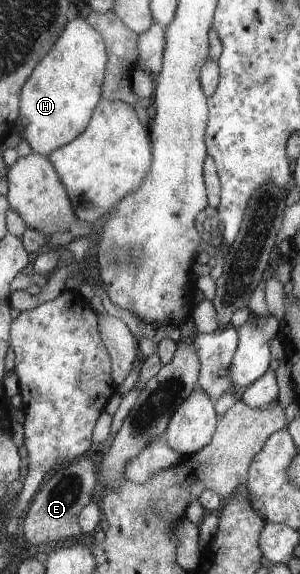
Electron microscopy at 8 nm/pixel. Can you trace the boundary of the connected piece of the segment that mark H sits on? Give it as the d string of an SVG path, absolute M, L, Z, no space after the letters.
M80 17L67 24L60 42L56 42L56 46L52 48L52 54L48 54L48 58L40 61L28 80L28 86L24 86L18 128L32 150L48 157L60 147L74 142L88 128L95 114L95 108L103 99L103 82L108 59L107 42L99 30Z

